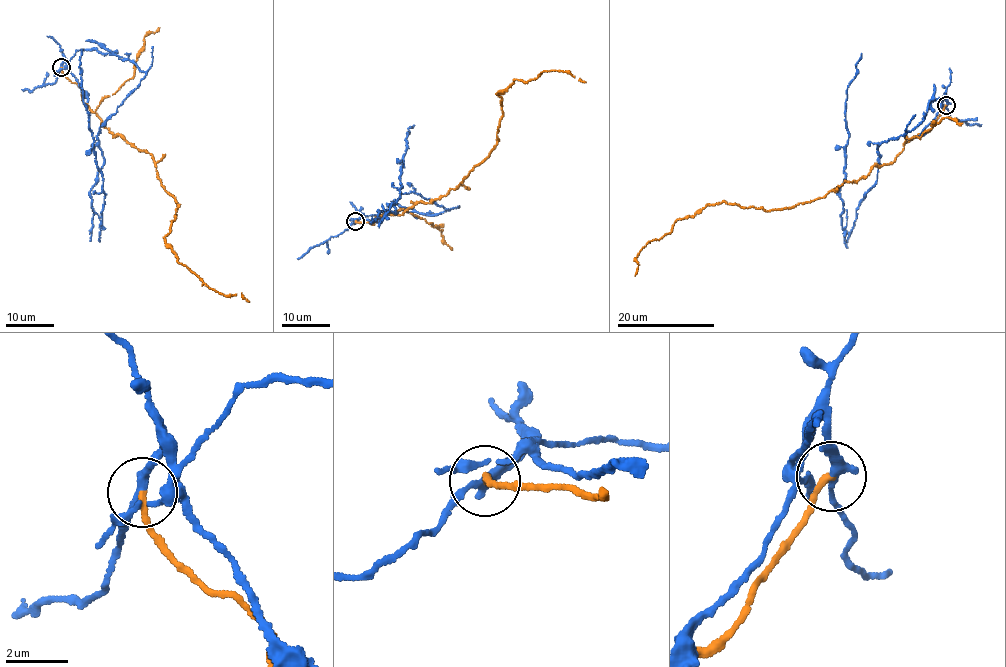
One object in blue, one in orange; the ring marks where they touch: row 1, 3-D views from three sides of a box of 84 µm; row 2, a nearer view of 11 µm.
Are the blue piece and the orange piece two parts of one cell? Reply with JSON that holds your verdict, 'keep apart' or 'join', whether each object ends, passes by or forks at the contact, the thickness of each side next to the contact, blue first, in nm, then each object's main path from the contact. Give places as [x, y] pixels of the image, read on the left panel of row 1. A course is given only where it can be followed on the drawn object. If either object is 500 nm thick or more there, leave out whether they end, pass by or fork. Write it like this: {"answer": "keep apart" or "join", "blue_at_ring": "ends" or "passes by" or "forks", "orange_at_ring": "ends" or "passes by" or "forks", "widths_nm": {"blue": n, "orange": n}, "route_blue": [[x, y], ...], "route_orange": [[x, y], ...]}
{"answer": "keep apart", "blue_at_ring": "passes by", "orange_at_ring": "ends", "widths_nm": {"blue": 280, "orange": 190}, "route_blue": [[61, 66], [95, 49], [145, 75], [99, 128], [99, 238], [105, 197], [82, 49]], "route_orange": [[61, 66], [104, 127], [151, 154], [160, 184], [179, 205], [165, 240], [179, 264], [216, 292], [249, 302]]}

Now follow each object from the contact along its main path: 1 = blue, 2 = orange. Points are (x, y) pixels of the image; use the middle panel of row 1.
1: (355, 222), (448, 209), (406, 193), (394, 202), (395, 213), (378, 212), (372, 222), (399, 198), (414, 125)
2: (355, 222), (401, 215), (464, 181), (498, 140), (503, 116), (497, 93), (513, 80), (556, 71), (585, 82)

